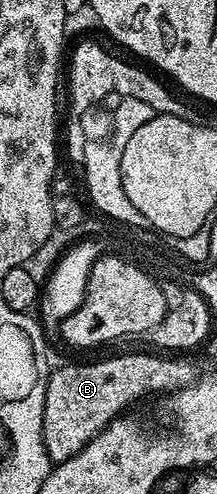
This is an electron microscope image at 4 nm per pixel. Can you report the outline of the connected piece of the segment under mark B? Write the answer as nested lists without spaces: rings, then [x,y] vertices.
[[[149,352],[122,353],[119,357],[106,357],[87,365],[62,365],[47,376],[42,438],[51,462],[72,459],[72,455],[83,449],[110,421],[127,412],[133,401],[177,391],[198,380],[200,370],[192,362]]]

